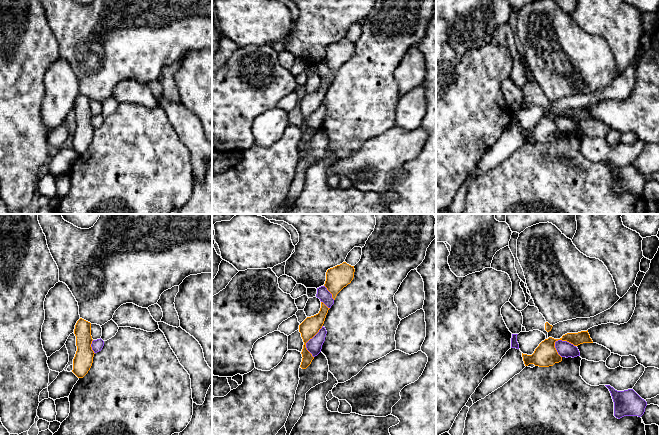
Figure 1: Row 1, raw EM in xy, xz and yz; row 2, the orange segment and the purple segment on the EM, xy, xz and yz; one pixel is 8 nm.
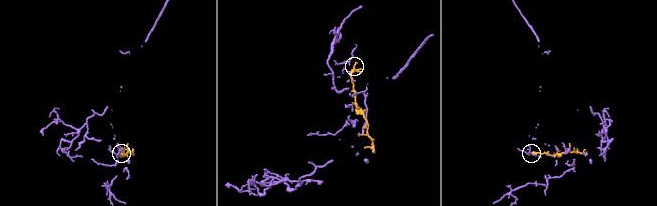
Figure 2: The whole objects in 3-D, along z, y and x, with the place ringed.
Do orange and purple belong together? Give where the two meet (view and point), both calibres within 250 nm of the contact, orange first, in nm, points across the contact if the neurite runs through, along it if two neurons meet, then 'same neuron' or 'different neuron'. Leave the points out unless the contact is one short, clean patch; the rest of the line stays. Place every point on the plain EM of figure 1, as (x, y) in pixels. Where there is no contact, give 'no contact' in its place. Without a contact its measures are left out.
yz (565, 116) | 190/130 nm | different neuron

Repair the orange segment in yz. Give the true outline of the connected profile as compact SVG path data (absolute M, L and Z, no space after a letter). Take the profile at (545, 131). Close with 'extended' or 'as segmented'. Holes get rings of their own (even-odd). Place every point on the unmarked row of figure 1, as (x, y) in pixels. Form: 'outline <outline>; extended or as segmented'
outline M588 106L578 109L567 109L560 115L549 113L539 120L532 131L522 129L525 142L534 140L539 143L549 143L553 142L555 139L561 138L562 133L558 130L555 124L555 118L558 116L567 117L574 122L578 122L583 119L593 119Z; as segmented

